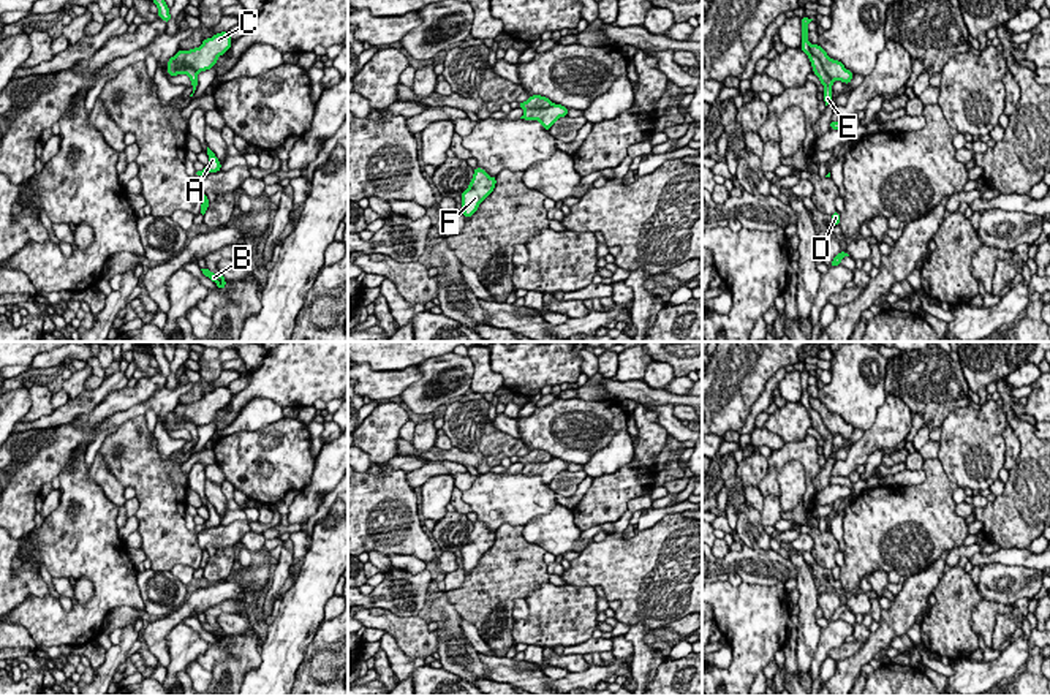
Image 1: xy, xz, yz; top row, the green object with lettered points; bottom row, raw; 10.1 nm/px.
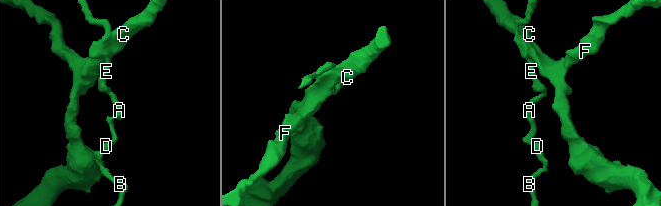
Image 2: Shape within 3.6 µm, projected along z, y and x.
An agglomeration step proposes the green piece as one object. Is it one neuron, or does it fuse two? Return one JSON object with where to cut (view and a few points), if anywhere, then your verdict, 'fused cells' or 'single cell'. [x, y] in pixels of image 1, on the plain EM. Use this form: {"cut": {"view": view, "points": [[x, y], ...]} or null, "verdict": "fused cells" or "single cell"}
{"cut": {"view": "yz", "points": [[808, 397], [808, 404], [832, 435]]}, "verdict": "fused cells"}

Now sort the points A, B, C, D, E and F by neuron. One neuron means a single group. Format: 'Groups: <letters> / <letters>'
Groups: A B D E / C F

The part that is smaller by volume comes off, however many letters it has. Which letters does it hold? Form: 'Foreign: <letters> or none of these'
Foreign: A, B, D, E

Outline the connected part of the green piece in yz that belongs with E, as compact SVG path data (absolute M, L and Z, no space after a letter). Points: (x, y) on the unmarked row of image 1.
M803 370L802 372L802 405L808 410L810 416L811 416L811 421L813 421L813 427L819 432L821 438L824 440L824 457L825 460L830 459L832 456L832 440L833 440L833 435L829 432L829 429L824 426L821 416L818 411L814 411L810 405L810 395L808 395L808 378L811 376L813 373Z

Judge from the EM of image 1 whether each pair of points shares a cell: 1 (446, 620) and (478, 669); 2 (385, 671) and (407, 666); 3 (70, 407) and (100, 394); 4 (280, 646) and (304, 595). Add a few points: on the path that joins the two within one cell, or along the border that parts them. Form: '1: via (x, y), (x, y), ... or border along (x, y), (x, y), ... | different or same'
1: via (449, 633), (451, 641), (465, 657) | same
2: border along (381, 649), (396, 676) | different
3: via (78, 405), (92, 397) | same
4: via (291, 633), (302, 608) | same

